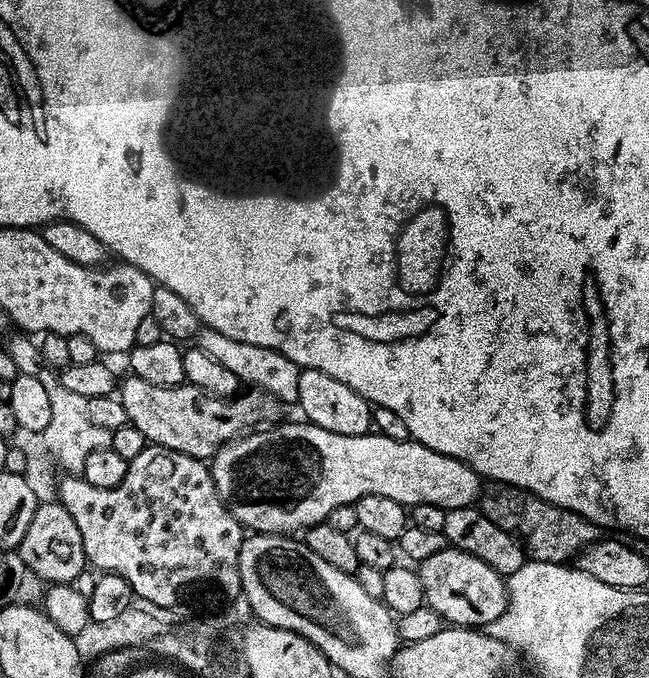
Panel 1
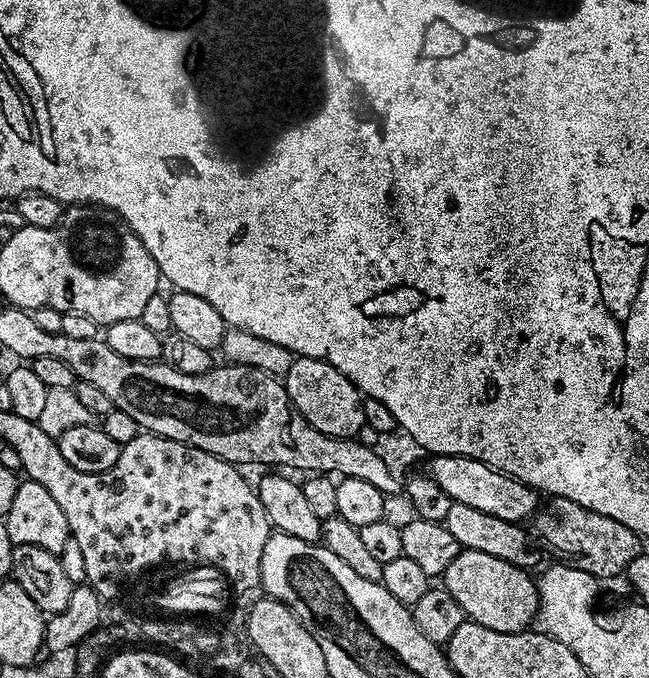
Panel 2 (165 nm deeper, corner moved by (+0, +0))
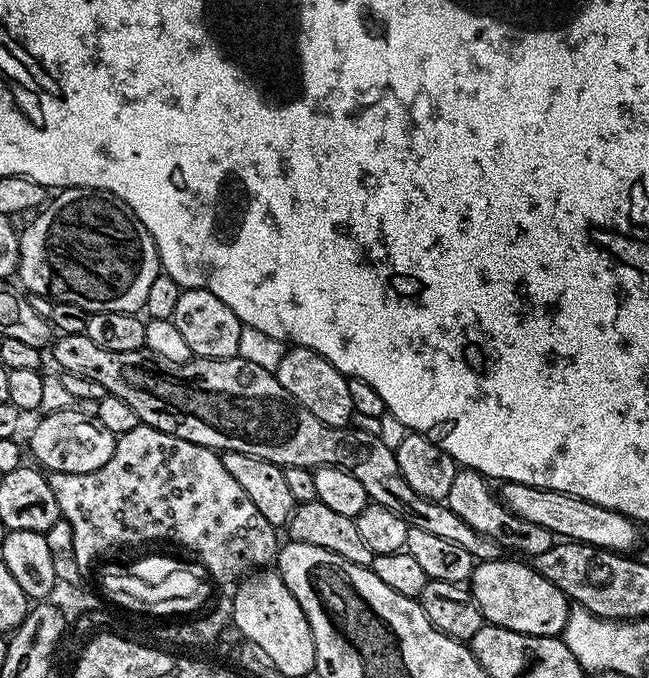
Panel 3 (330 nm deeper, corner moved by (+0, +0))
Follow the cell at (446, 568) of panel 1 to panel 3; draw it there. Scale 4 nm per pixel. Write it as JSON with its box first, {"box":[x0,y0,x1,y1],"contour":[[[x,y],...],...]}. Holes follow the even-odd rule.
{"box":[472,558,570,636],"contour":[[[520,558],[508,559],[512,560],[481,560],[472,569],[472,596],[478,602],[485,621],[531,636],[560,636],[570,611],[566,593],[558,590],[554,582],[542,578],[531,563]]]}

